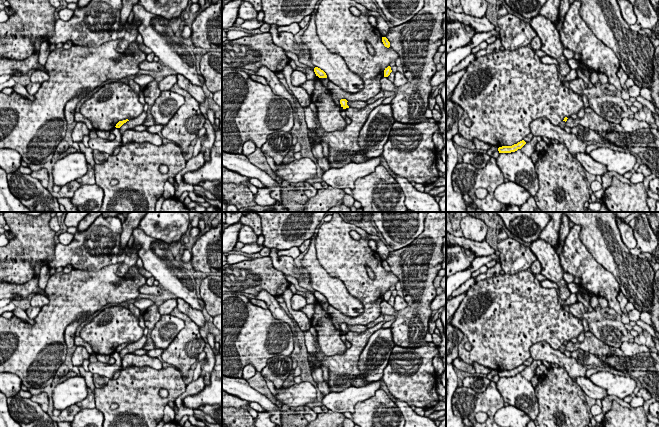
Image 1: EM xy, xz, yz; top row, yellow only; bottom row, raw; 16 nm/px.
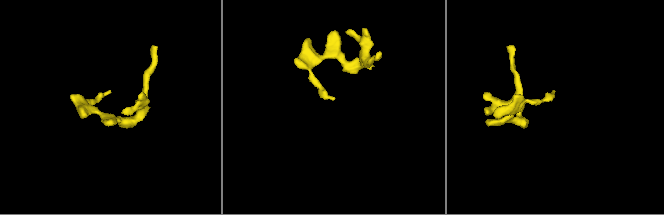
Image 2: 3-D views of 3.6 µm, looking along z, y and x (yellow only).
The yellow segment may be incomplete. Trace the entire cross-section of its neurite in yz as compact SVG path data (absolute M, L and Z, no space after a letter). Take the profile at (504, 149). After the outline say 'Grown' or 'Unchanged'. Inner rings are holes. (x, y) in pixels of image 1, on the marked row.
M524 140L518 142L517 144L514 144L512 146L502 146L498 148L499 153L511 153L511 152L515 152L518 149L521 149L524 145L526 144L526 142Z. Unchanged

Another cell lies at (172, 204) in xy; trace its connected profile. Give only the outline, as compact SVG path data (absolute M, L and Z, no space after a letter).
M177 197L165 199L159 212L190 212L186 205Z

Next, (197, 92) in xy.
M177 74L177 84L193 96L199 103L205 101L205 93L200 86L193 85L186 77Z

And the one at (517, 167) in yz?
M533 136L522 149L511 153L500 153L496 163L504 178L526 189L531 196L535 197L539 190L538 175L531 155L536 151L537 140L541 137Z

